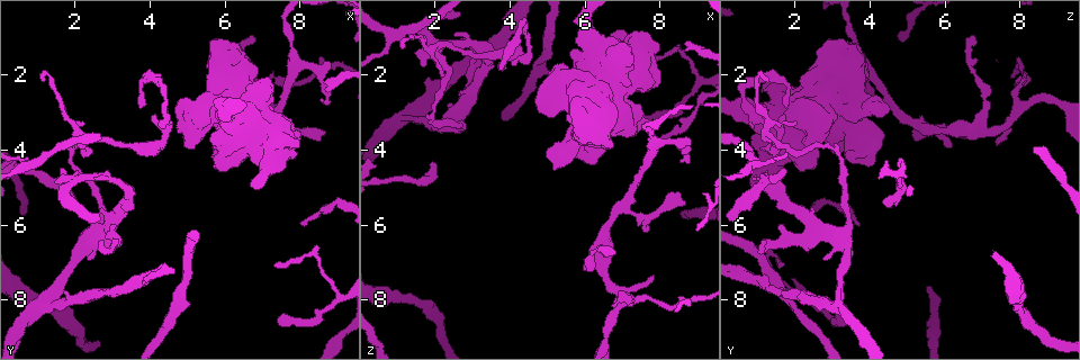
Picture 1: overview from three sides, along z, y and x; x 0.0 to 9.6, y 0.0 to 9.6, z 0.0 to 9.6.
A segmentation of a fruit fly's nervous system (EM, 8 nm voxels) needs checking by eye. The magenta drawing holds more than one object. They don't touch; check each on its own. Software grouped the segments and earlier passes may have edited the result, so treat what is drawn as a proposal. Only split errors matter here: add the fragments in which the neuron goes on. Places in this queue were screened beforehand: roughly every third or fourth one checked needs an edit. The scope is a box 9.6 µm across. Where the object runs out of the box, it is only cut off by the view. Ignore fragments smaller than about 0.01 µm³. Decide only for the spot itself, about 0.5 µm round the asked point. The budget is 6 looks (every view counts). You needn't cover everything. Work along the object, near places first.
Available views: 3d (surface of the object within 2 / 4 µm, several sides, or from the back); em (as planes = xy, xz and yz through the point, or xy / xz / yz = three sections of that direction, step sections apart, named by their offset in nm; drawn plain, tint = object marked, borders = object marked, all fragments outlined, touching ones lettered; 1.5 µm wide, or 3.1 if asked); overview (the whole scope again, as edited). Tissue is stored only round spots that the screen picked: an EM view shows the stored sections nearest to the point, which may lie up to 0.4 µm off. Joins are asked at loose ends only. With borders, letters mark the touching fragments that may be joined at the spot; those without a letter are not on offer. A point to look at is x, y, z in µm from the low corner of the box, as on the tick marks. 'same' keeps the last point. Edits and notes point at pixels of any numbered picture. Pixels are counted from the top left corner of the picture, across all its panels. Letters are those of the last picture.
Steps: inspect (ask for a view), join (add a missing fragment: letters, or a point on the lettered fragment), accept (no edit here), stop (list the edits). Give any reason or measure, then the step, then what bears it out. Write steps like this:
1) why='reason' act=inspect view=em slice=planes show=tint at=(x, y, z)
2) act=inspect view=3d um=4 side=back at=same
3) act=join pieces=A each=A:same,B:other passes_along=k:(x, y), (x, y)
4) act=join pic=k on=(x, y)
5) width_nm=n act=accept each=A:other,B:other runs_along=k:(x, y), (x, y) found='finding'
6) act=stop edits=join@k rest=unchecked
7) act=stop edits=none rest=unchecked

why='tapers out' act=inspect view=em slice=xz step=8 show=tint at=(7.80, 3.80, 7.40)

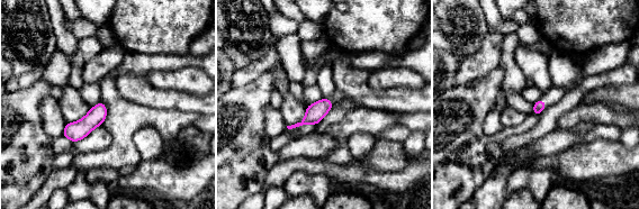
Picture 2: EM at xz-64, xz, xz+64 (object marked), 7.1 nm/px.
why='cut it another way' act=inspect view=em slice=planes show=tint at=same

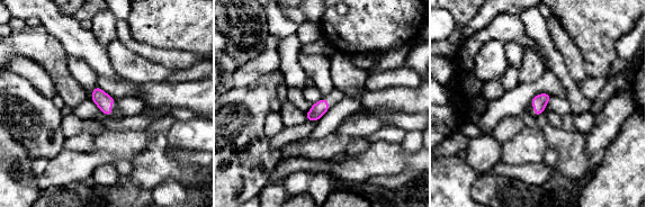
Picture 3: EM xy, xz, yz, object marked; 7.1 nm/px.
act=inspect view=em slice=planes show=borders at=same

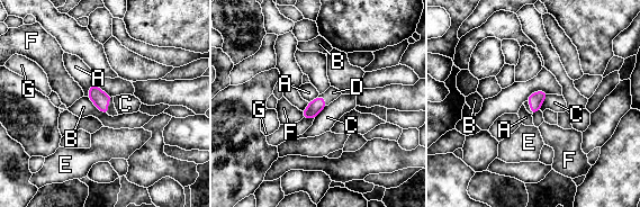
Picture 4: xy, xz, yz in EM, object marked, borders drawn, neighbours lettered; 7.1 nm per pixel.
longest_contact=B:200nm act=join pieces=D each=A:other,B:other,C:other,D:same,E:other,F:other,G:other passes_along=4:(100, 99), (107, 106), (111, 110) found='the neuron continues'

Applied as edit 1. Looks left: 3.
act=inspect view=overview

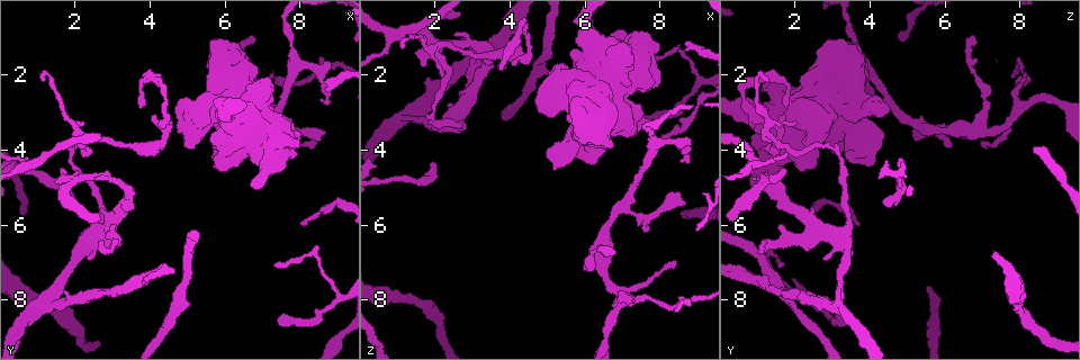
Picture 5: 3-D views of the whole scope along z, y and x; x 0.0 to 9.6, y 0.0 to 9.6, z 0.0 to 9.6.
why='stops while still wide' act=inspect view=em slice=xz step=4 show=tint at=(7.75, 3.90, 3.30)

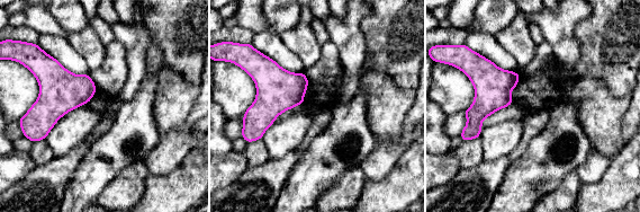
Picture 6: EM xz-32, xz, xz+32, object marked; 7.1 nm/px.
why='cut it another way' act=inspect view=em slice=planes show=borders at=same

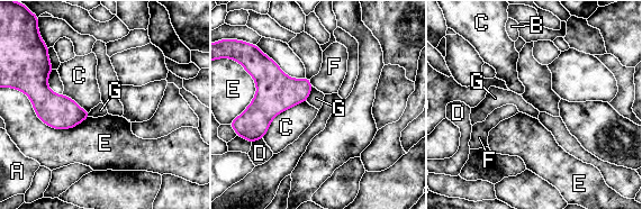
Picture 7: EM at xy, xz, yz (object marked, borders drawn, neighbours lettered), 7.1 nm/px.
longest_contact=E:480nm act=accept each=A:other,B:other,C:other,D:other,E:other,F:other,G:other border=7:(312, 85), (312, 91), (305, 100) found='none of them fits'

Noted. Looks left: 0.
act=stop edits=join@4 rest=unchecked

